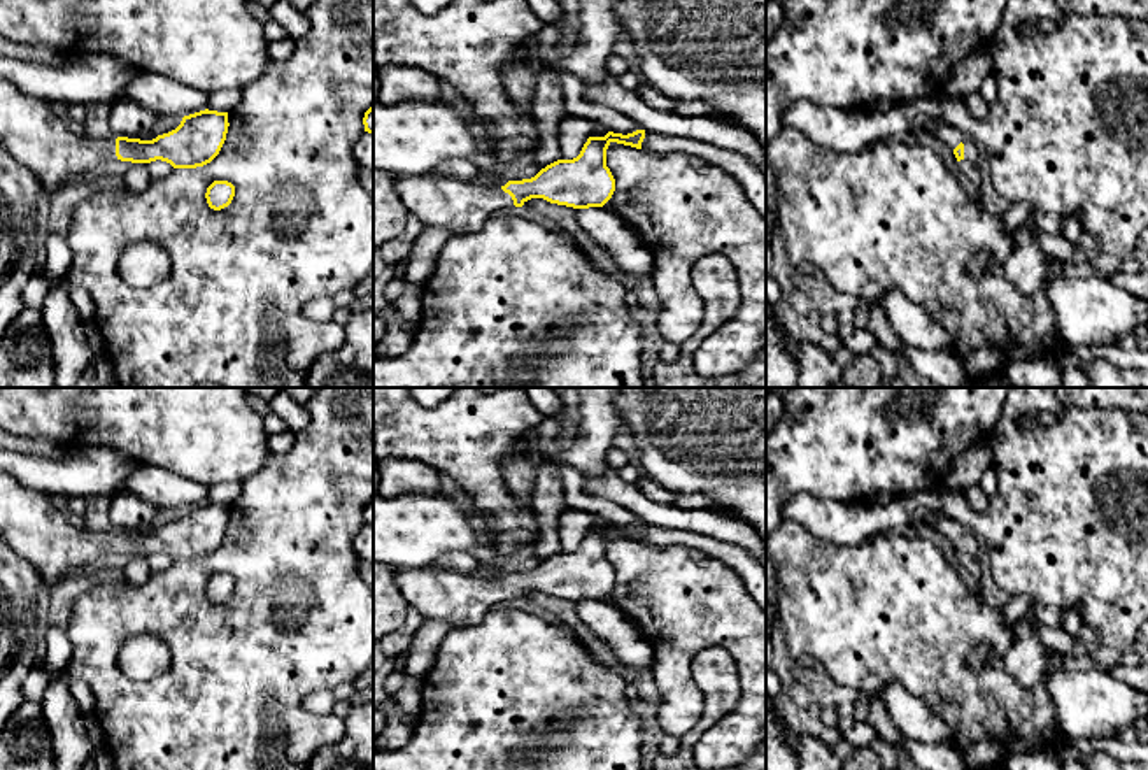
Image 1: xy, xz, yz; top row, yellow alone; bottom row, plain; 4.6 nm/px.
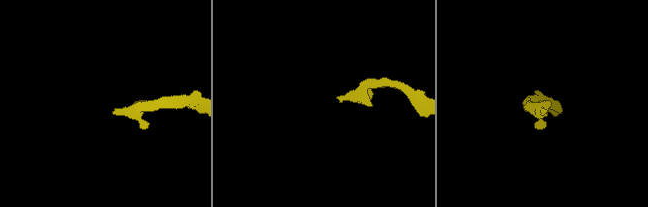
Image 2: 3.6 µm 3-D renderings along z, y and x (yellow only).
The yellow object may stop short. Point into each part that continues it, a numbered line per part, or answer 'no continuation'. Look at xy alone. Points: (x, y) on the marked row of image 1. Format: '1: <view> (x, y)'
1: xy (30, 132)

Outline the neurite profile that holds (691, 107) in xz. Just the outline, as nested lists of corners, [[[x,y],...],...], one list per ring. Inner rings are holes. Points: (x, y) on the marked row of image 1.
[[[705,98],[687,100],[687,102],[678,100],[678,103],[671,109],[671,112],[682,114],[682,116],[705,116],[705,118],[720,121],[724,125],[738,126],[738,123],[734,119],[729,119],[726,116],[717,116],[712,111],[708,100],[705,100]]]

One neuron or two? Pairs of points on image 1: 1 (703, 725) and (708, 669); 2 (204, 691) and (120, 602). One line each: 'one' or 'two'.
1: one
2: one

